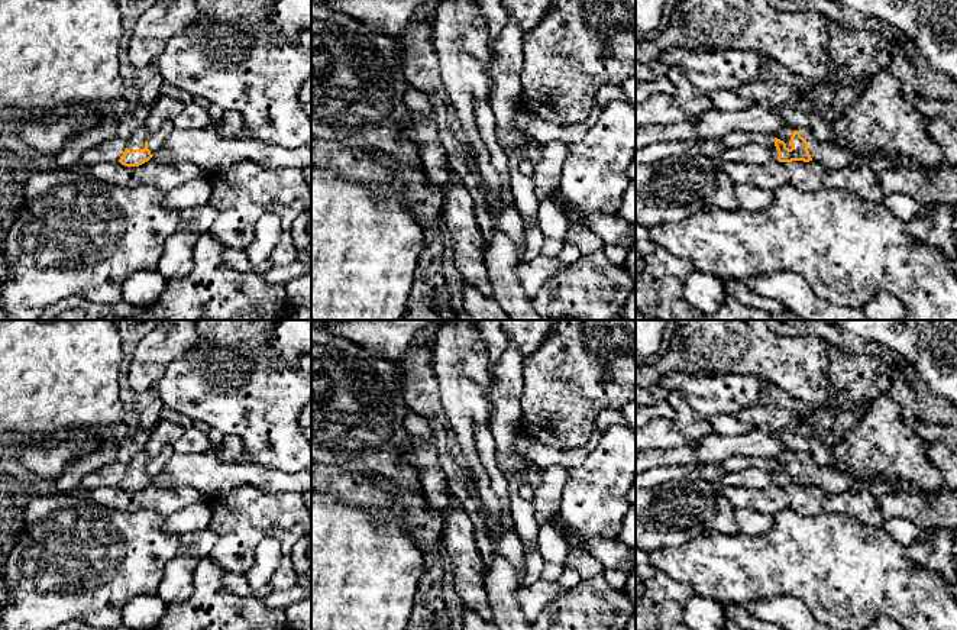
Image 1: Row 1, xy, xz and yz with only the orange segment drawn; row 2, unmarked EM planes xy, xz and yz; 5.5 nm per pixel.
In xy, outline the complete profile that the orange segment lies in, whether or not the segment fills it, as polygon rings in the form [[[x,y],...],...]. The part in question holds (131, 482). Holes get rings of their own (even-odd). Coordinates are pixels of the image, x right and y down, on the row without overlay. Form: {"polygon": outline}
{"polygon": [[[145,452],[136,453],[127,465],[127,472],[120,481],[120,488],[125,491],[139,491],[149,485],[153,479],[148,474],[149,456]]]}

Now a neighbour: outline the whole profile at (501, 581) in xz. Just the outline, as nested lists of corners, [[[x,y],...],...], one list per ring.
[[[491,536],[489,540],[494,549],[494,560],[485,574],[485,589],[494,613],[494,623],[499,630],[533,630],[515,598],[515,589],[521,585],[521,575],[498,552],[499,537]]]

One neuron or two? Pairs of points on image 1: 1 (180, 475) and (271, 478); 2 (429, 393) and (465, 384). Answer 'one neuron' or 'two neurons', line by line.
1: one neuron
2: two neurons

